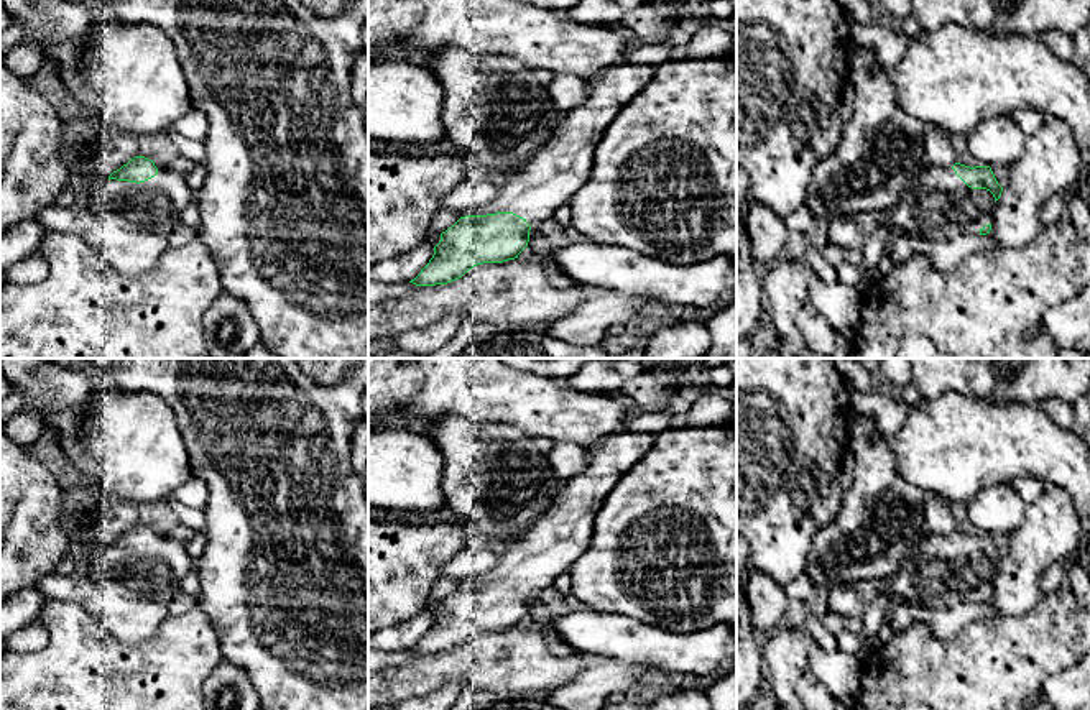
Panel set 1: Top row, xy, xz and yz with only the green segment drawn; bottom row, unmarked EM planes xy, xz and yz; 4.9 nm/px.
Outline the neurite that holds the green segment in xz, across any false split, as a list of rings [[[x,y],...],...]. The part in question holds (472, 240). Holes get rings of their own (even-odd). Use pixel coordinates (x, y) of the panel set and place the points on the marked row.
[[[618,64],[587,81],[587,97],[562,112],[546,146],[516,173],[495,181],[498,196],[441,233],[434,255],[409,283],[447,284],[483,263],[518,258],[529,230],[552,219],[585,184],[595,148],[618,112],[653,79],[656,66]]]

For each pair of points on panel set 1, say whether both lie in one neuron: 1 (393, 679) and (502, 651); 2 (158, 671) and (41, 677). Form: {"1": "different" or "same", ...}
{"1": "same", "2": "same"}

